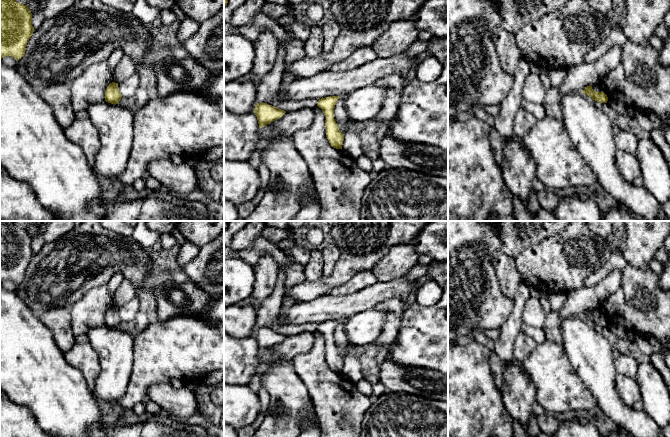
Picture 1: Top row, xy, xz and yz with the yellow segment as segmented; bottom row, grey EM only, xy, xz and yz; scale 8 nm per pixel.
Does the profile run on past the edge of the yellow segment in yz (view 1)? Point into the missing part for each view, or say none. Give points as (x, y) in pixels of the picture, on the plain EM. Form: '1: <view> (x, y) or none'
1: none

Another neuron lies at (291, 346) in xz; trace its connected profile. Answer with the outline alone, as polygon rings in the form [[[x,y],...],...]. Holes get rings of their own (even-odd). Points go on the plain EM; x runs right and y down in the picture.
[[[303,331],[297,335],[286,336],[281,342],[270,347],[270,350],[279,354],[285,361],[291,361],[299,354],[311,350],[314,342],[314,334]]]

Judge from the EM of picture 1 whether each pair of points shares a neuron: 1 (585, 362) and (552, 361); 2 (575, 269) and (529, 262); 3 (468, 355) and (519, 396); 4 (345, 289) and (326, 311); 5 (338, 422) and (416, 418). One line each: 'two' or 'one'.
1: two
2: one
3: two
4: two
5: two

